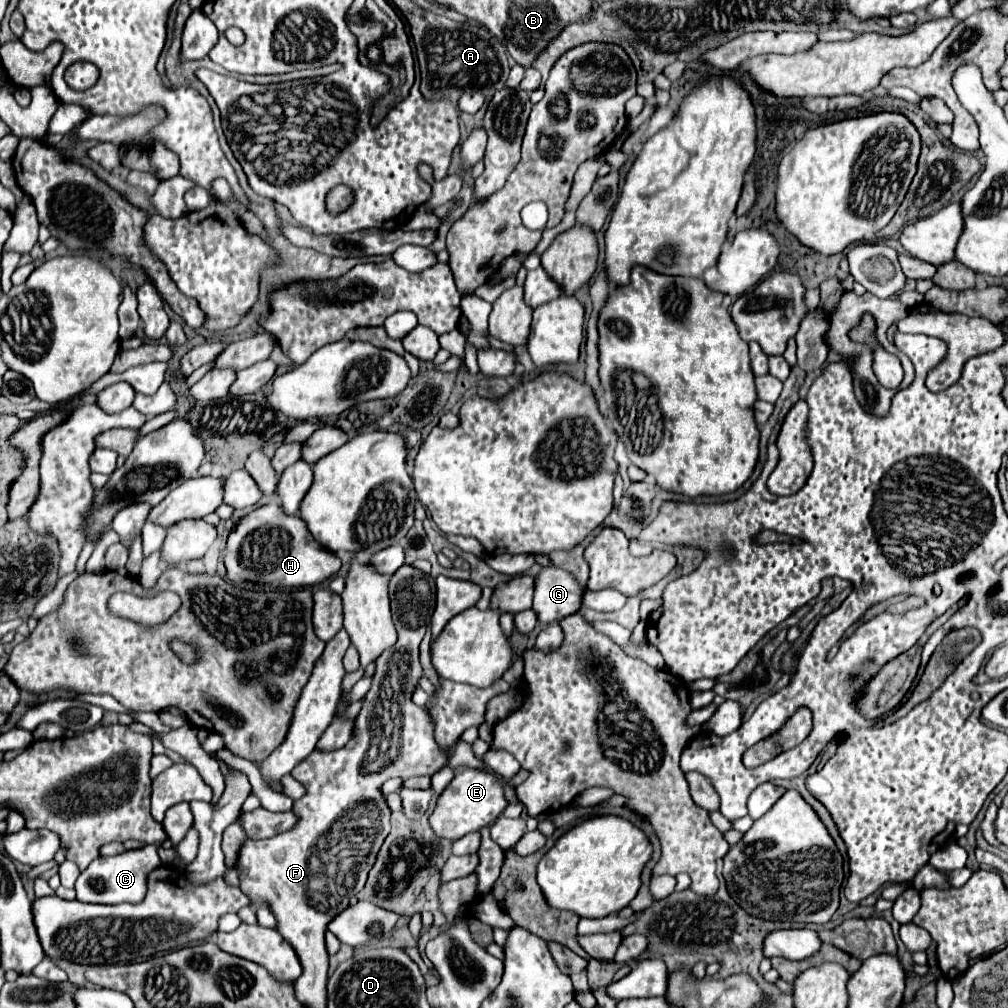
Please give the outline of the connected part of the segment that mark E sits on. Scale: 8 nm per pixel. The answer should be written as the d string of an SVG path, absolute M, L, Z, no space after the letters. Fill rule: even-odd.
M461 769L453 777L453 781L445 787L445 791L439 795L435 811L429 817L429 825L443 839L457 841L459 837L471 831L479 831L481 827L493 823L503 813L505 807L507 807L507 801L503 797L503 787L489 771Z

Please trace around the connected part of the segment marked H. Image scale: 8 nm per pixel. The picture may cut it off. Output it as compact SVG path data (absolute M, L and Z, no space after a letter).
M279 501L257 507L239 519L229 533L223 563L227 569L227 581L233 585L251 581L283 589L313 587L341 569L339 557L313 539L299 515L285 515Z

